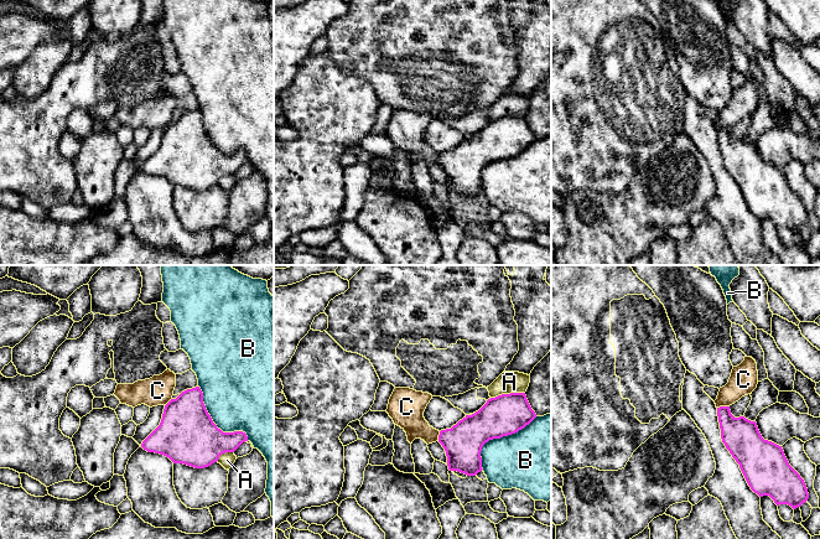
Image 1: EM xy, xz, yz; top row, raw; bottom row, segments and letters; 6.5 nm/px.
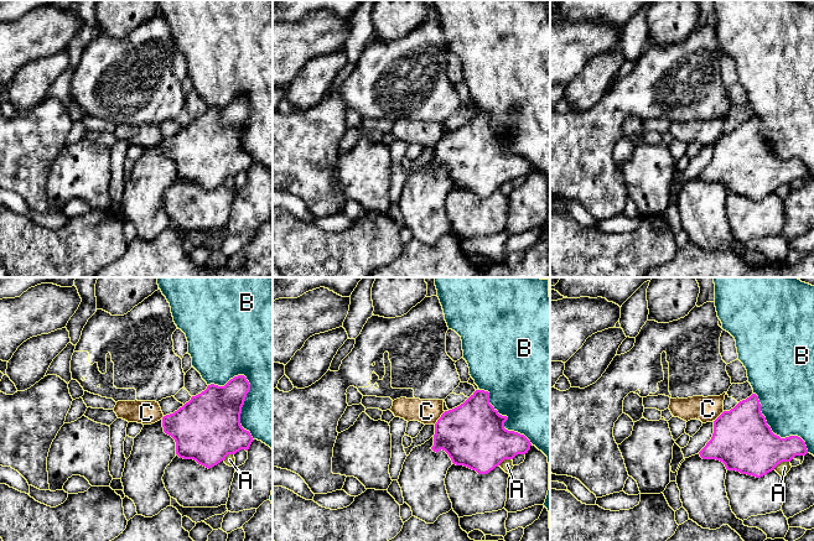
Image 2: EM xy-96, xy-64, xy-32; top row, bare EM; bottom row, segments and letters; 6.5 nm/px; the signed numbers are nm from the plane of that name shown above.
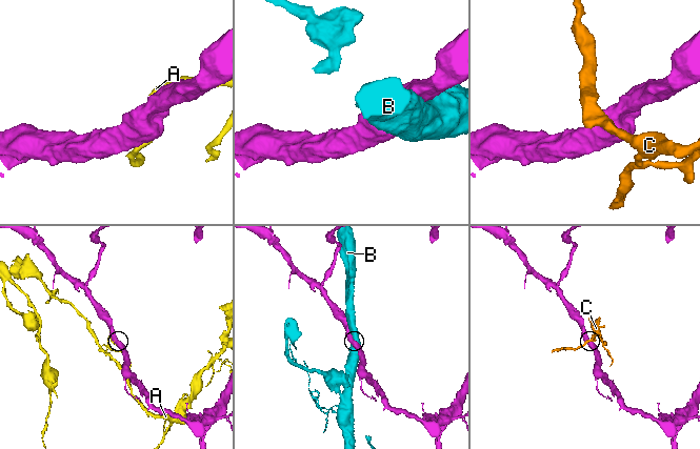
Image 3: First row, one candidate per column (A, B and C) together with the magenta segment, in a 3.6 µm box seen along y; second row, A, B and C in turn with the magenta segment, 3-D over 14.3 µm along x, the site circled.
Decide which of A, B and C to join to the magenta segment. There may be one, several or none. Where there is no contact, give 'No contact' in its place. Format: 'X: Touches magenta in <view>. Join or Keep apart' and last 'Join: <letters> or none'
A: Touches magenta in xz. Keep apart
B: Touches magenta in xz. Keep apart
C: Touches magenta in yz. Keep apart
Join: none

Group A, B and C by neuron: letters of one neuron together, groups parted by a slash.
A / B / C

